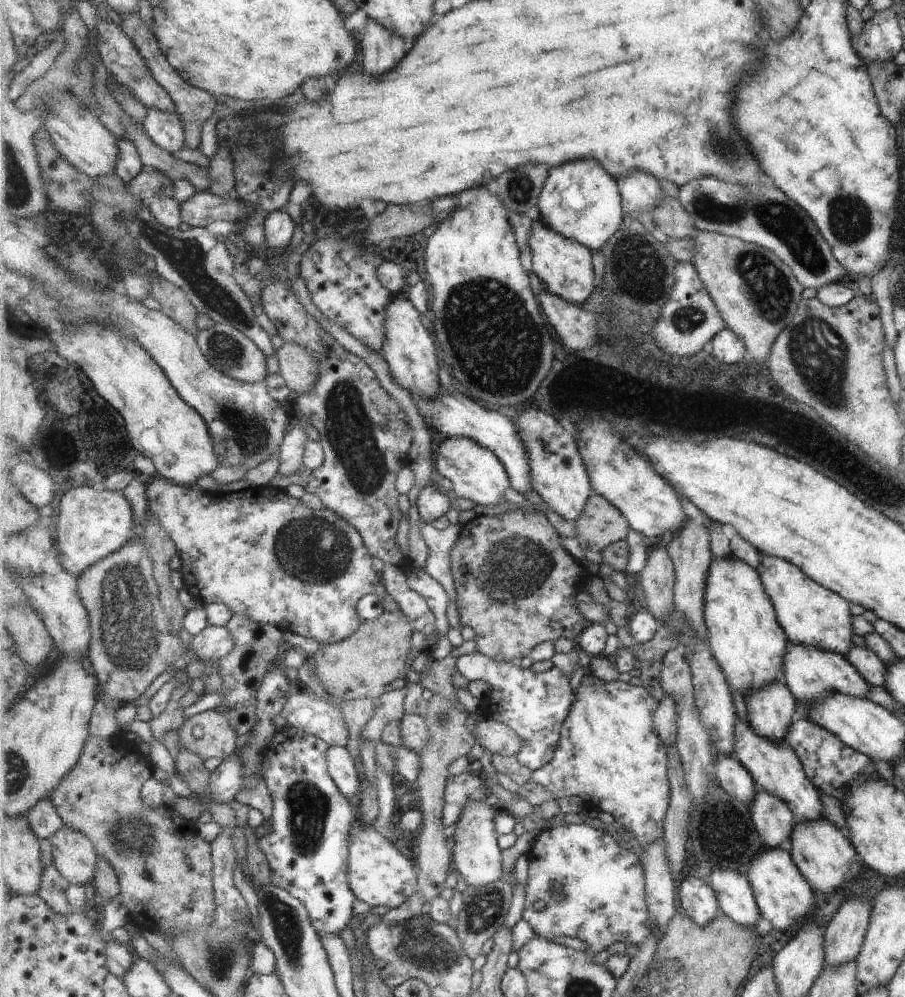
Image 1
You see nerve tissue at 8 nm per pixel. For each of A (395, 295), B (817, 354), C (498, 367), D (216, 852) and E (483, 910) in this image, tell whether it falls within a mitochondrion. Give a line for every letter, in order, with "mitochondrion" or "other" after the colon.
A: other
B: mitochondrion
C: mitochondrion
D: other
E: mitochondrion

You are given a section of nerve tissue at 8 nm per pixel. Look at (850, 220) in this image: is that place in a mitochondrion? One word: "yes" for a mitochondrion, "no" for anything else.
yes

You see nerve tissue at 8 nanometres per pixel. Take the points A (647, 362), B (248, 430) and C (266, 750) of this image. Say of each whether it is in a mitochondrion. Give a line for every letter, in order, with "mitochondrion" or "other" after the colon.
A: other
B: mitochondrion
C: other

